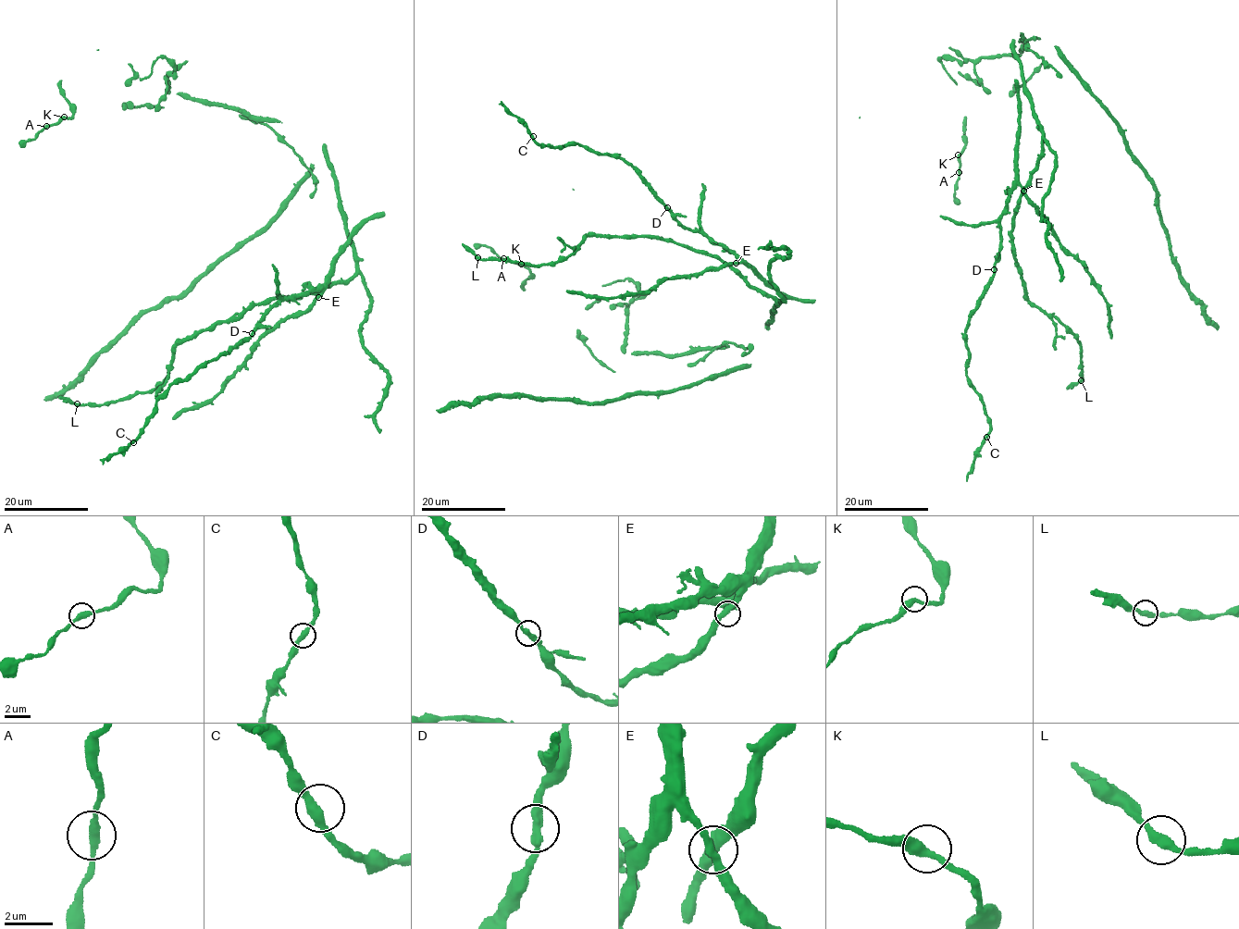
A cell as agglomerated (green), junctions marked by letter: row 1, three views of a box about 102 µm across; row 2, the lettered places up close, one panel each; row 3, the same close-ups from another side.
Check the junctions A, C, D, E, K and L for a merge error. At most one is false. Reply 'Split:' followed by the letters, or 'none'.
Split: none

